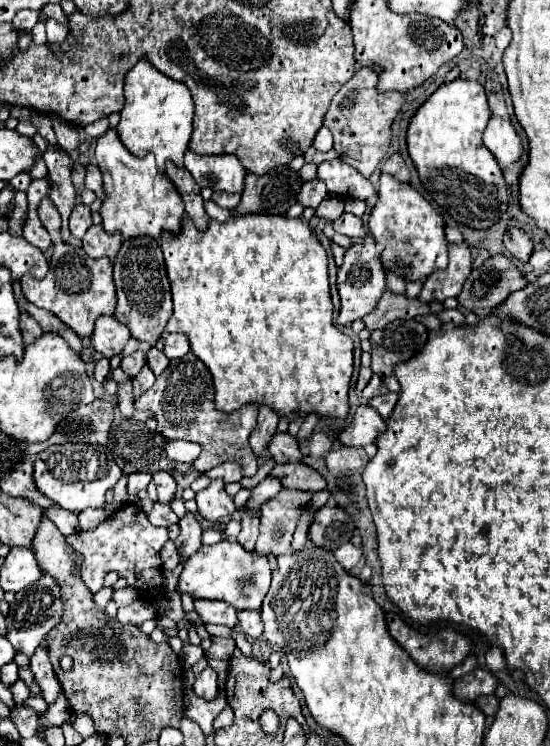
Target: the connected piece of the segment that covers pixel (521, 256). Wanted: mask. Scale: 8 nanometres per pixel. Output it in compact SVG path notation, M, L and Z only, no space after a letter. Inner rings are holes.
M507 228L505 236L503 236L503 244L505 248L517 258L517 260L529 260L531 252L533 252L533 240L521 230L521 228Z

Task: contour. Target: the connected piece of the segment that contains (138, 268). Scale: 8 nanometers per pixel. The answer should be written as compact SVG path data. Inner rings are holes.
M135 236L133 240L123 240L121 252L115 258L115 286L117 286L115 318L127 324L133 338L153 346L155 340L163 334L169 316L173 314L165 260L157 240L153 240L151 236Z

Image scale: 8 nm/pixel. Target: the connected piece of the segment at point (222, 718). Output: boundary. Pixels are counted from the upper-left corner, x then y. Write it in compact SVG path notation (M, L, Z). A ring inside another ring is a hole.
M225 706L225 708L221 710L221 714L215 718L215 730L227 728L227 726L231 726L231 724L233 724L233 710L231 710L229 706Z

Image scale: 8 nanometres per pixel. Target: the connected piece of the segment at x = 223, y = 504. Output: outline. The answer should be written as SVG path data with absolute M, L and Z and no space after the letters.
M215 478L205 490L197 492L195 500L197 500L199 514L209 522L229 518L237 510L233 498L225 492L225 482L221 478Z

